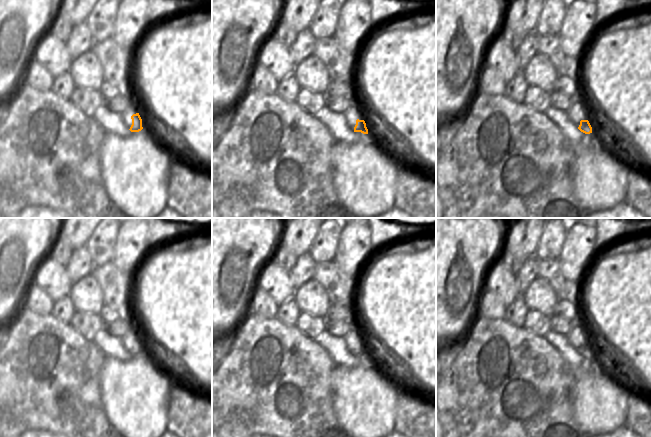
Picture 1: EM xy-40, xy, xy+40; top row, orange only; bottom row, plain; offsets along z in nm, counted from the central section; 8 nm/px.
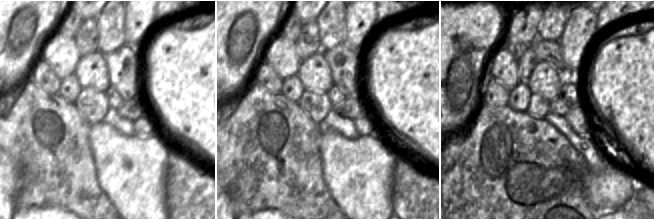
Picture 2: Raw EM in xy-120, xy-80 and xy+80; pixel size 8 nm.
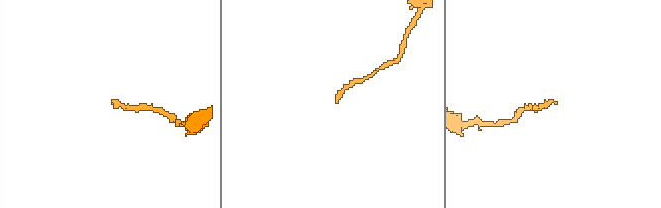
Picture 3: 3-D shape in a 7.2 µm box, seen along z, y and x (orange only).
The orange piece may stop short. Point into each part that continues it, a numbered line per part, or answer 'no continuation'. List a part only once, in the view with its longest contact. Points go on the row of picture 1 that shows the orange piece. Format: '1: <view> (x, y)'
1: xy-40 (126, 116)

